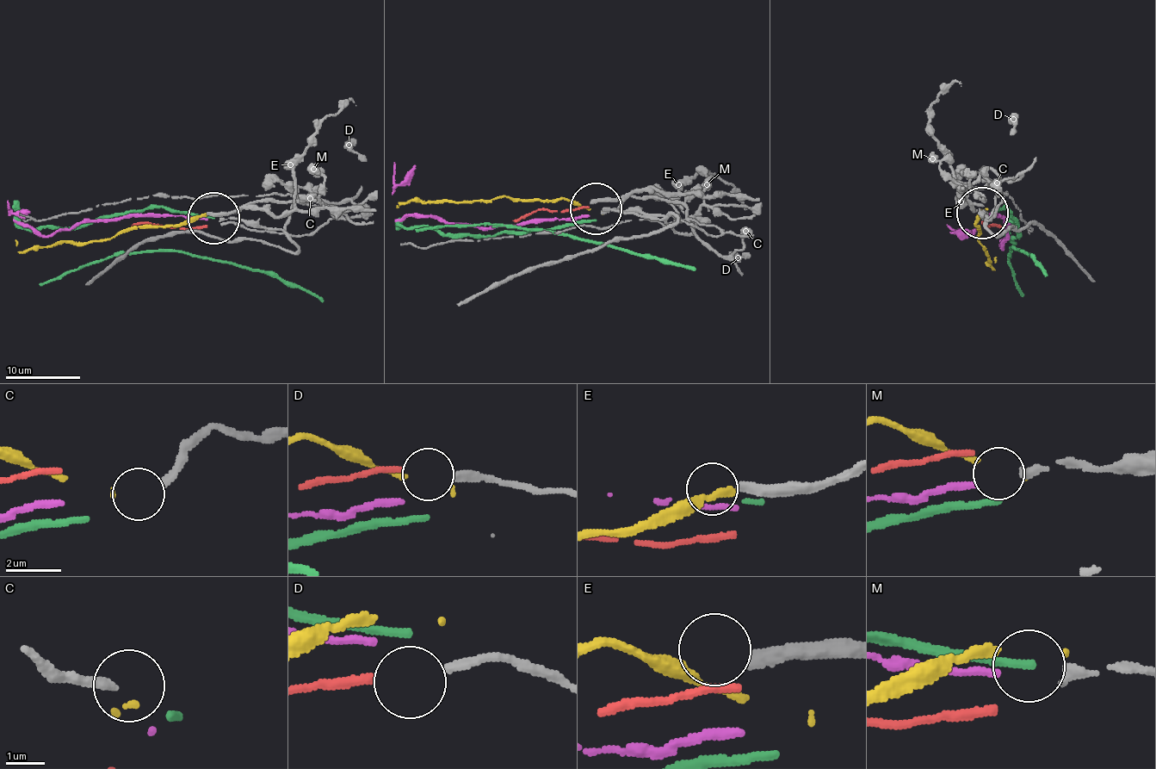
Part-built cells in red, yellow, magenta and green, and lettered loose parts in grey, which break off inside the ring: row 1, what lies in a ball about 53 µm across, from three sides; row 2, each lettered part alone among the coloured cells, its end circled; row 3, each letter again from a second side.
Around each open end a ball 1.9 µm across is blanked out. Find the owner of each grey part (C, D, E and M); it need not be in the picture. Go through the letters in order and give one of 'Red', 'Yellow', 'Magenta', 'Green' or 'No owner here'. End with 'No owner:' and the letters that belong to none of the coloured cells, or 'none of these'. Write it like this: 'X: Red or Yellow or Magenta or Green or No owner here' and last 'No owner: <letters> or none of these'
C: Yellow
D: Red
E: No owner here
M: Magenta
No owner: E

